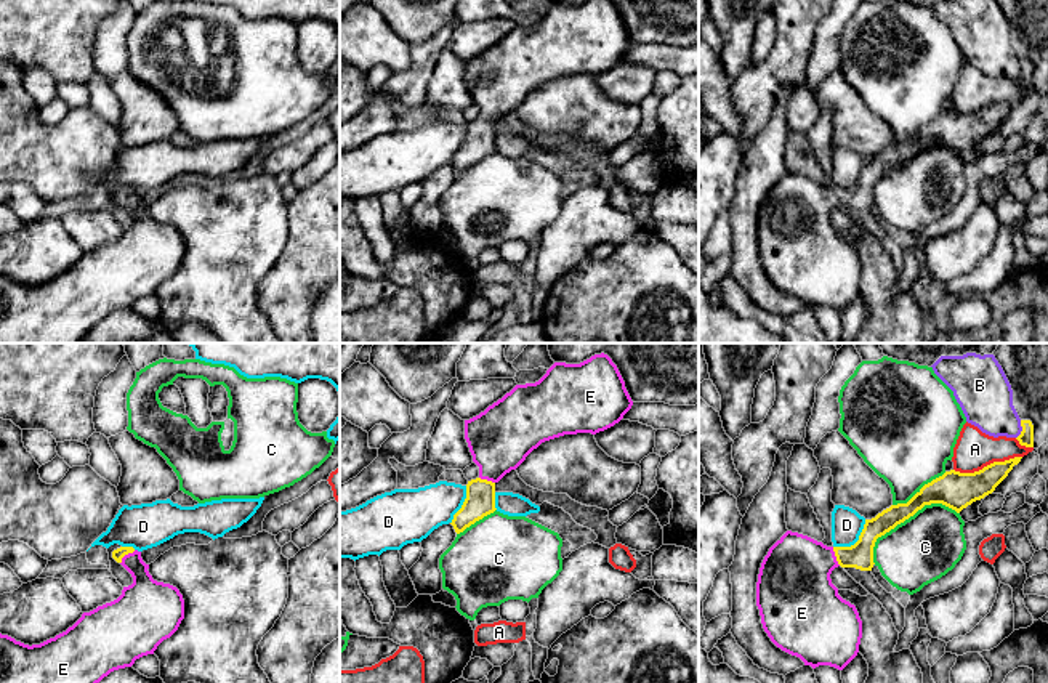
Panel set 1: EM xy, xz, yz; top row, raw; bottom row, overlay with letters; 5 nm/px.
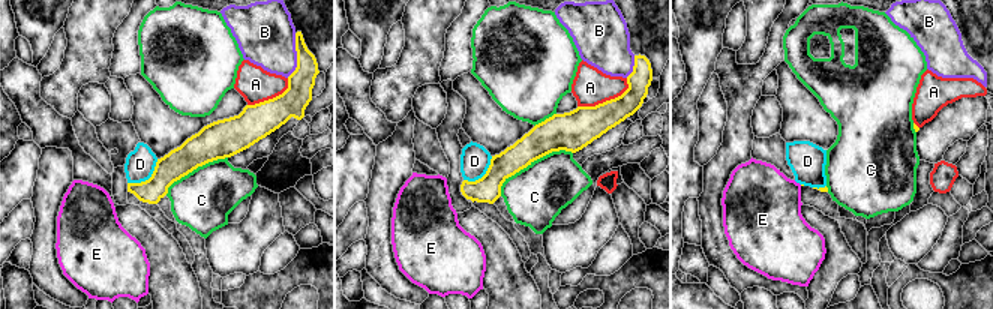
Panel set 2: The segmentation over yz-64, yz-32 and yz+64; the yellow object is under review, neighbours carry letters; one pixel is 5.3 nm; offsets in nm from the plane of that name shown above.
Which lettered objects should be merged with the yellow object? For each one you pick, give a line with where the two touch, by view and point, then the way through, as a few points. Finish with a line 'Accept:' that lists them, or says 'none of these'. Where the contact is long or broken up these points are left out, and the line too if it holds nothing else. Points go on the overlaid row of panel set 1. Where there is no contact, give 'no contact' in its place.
E: meets yellow in yz at (837, 557); runs through yz (859, 555), (837, 557), (813, 561), (794, 581)
Accept: E

